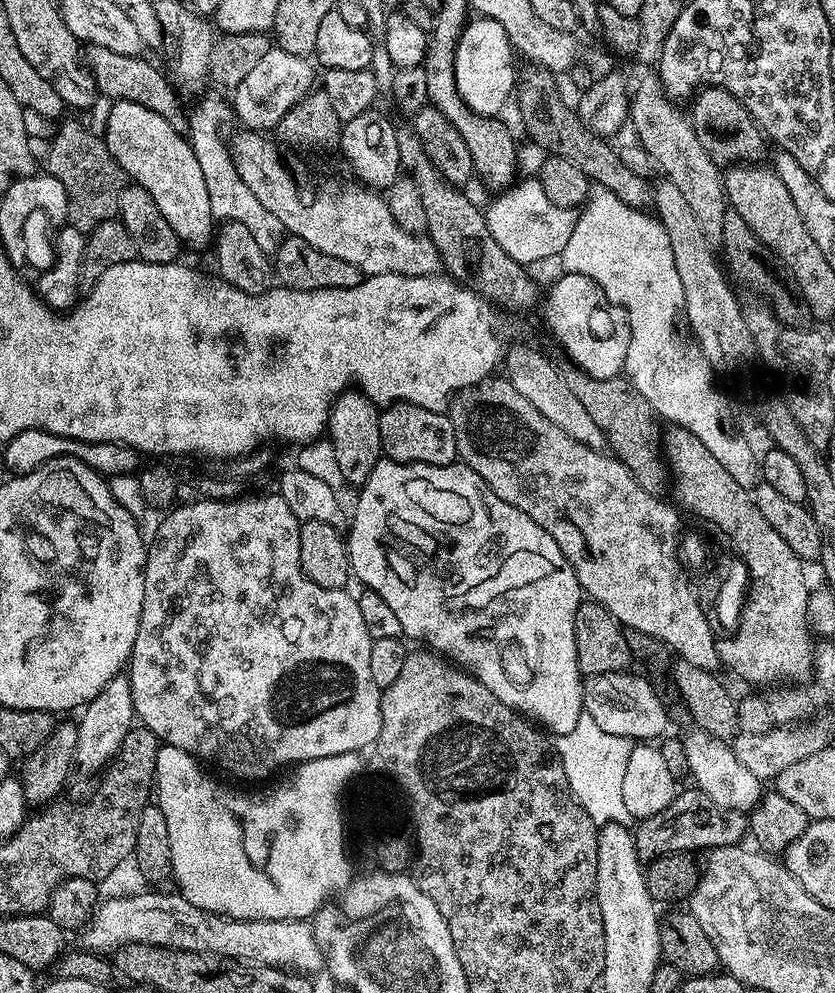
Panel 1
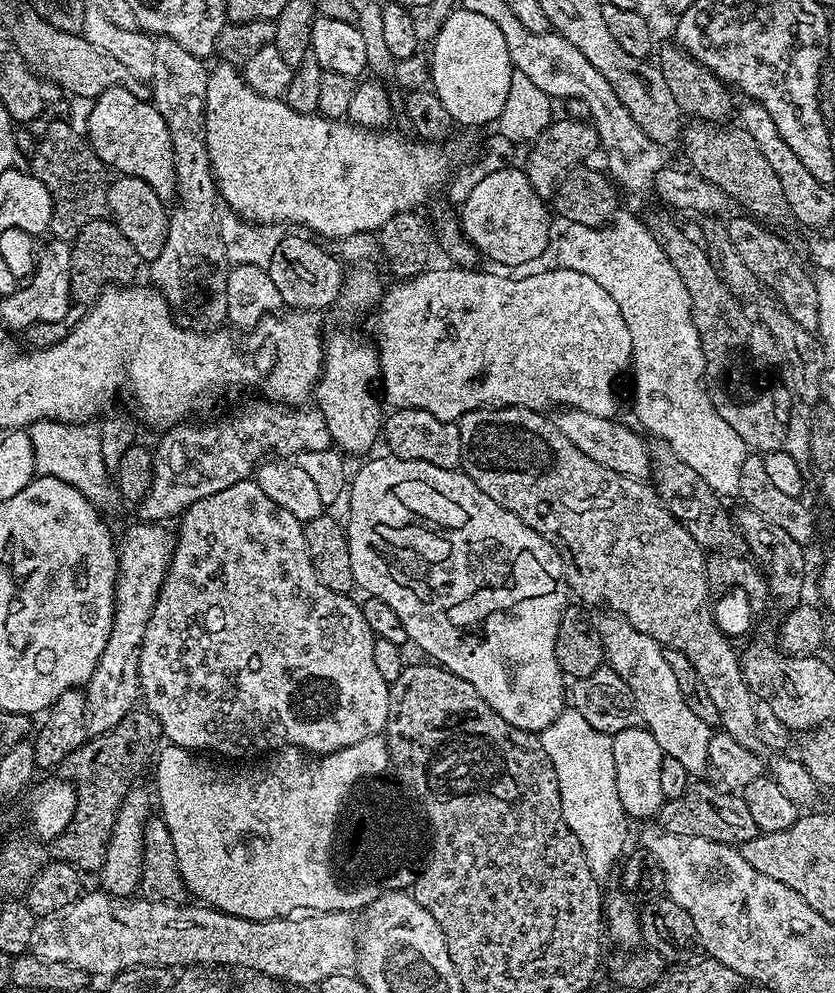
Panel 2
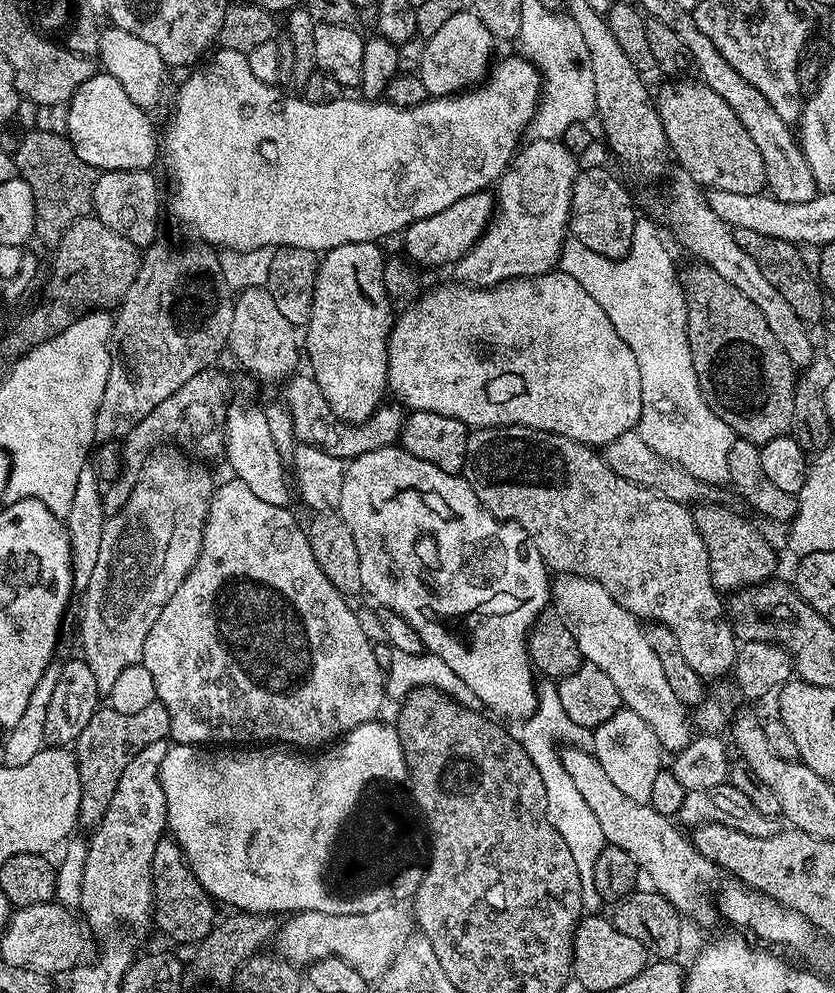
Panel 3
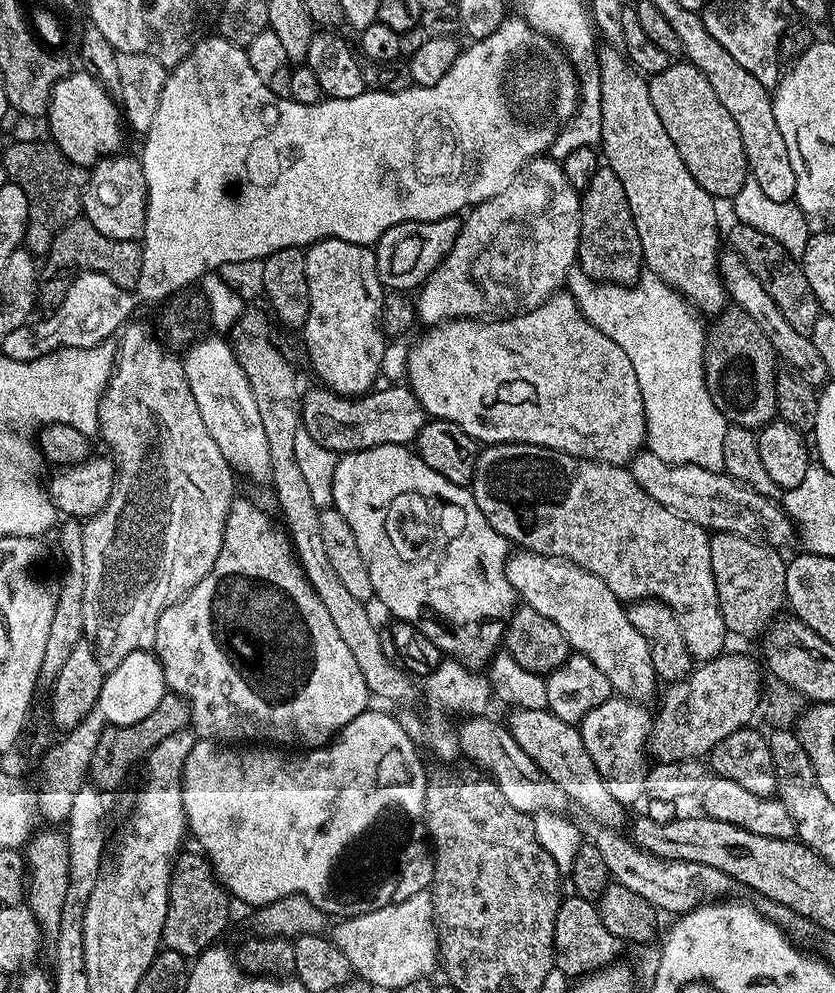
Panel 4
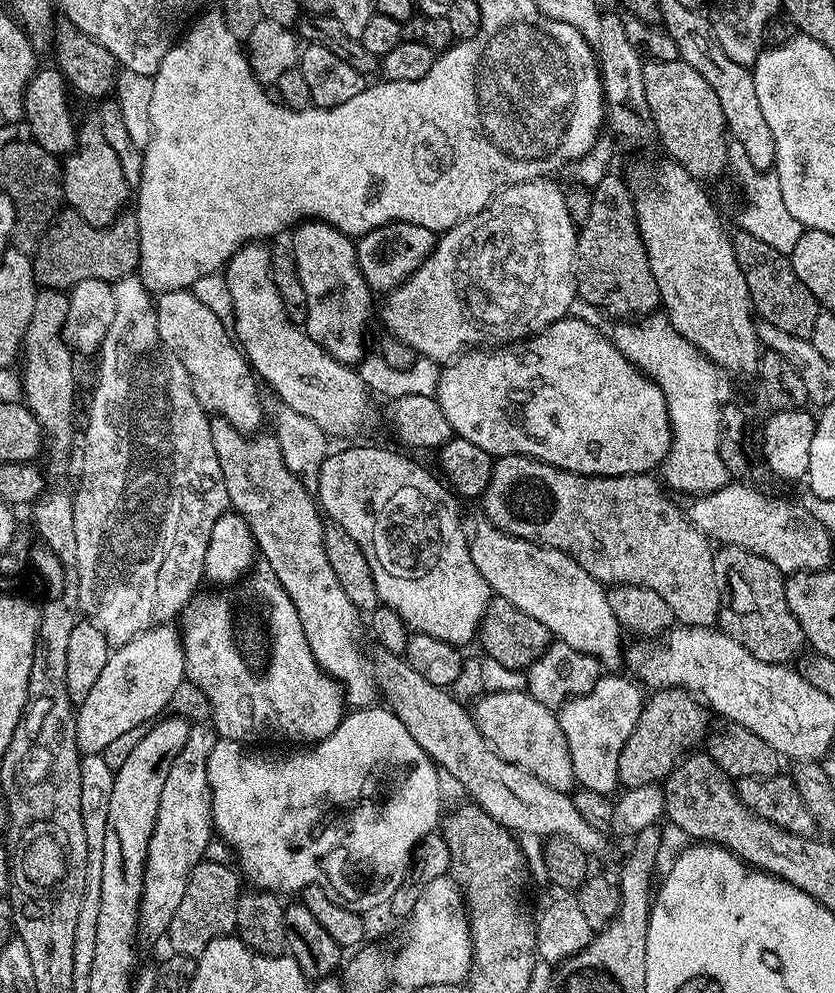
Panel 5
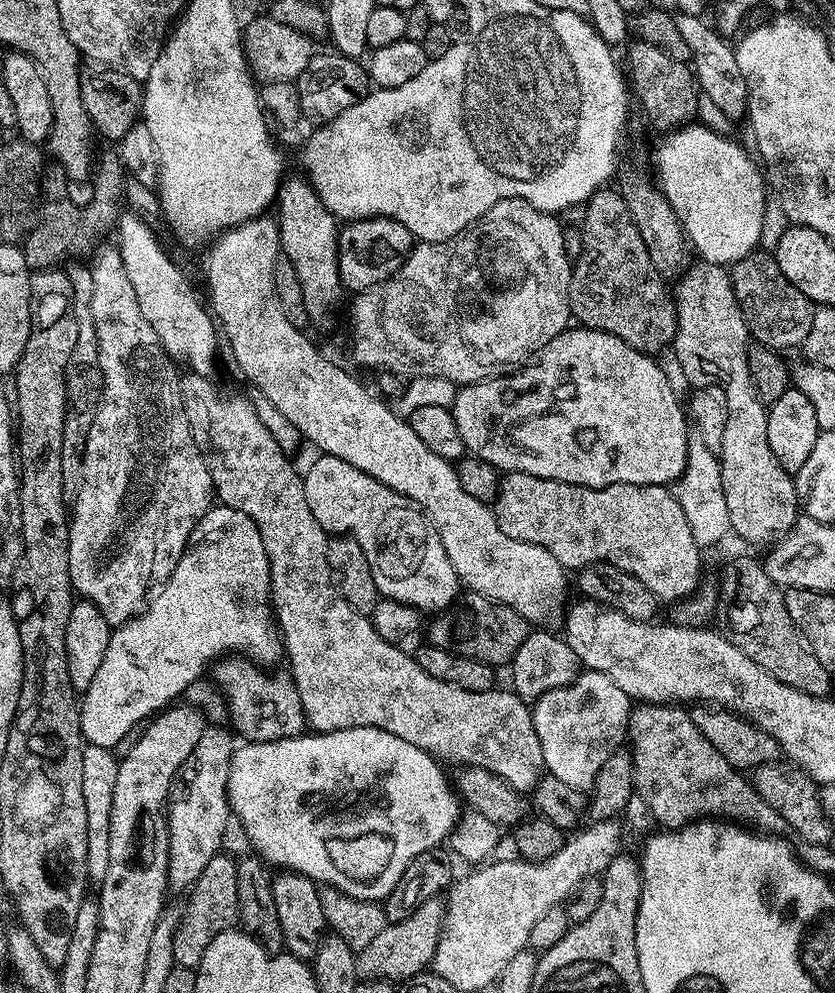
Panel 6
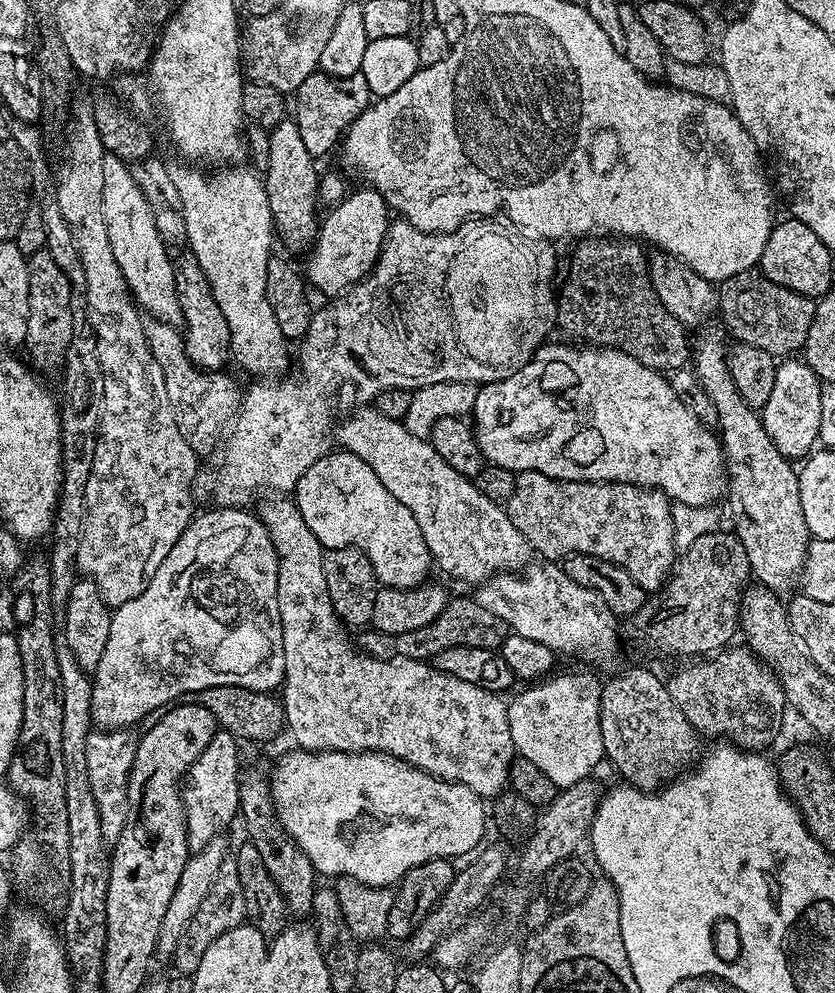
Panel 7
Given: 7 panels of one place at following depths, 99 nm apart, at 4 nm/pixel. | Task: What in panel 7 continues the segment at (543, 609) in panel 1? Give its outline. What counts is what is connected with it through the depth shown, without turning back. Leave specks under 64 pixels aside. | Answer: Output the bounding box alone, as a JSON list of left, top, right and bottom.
[294,450,434,588]

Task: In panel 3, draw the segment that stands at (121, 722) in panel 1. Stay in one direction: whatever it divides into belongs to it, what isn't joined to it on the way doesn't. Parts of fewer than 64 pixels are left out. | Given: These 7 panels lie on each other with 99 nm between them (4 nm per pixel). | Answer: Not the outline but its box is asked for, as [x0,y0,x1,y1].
[82,447,214,694]

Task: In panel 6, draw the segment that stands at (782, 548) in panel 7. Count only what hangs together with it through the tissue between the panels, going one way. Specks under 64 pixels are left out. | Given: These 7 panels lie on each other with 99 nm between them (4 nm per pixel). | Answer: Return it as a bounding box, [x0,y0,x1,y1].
[674,262,798,546]

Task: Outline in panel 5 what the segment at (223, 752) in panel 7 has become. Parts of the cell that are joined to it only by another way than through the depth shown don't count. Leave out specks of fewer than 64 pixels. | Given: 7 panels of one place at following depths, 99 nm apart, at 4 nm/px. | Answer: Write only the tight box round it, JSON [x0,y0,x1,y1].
[139,722,217,937]

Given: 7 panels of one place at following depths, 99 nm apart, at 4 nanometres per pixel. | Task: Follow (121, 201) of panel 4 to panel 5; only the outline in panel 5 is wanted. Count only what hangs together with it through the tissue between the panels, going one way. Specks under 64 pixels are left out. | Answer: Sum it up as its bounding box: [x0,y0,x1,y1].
[62,123,130,228]

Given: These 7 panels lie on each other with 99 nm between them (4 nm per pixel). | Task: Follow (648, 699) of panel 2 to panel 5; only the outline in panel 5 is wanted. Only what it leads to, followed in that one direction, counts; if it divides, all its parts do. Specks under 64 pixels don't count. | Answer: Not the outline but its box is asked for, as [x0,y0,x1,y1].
[466,518,622,669]

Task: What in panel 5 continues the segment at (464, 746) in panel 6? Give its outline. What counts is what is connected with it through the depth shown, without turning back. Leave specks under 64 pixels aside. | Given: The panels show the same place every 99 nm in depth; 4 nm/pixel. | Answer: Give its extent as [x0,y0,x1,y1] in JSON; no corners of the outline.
[211,418,576,792]

